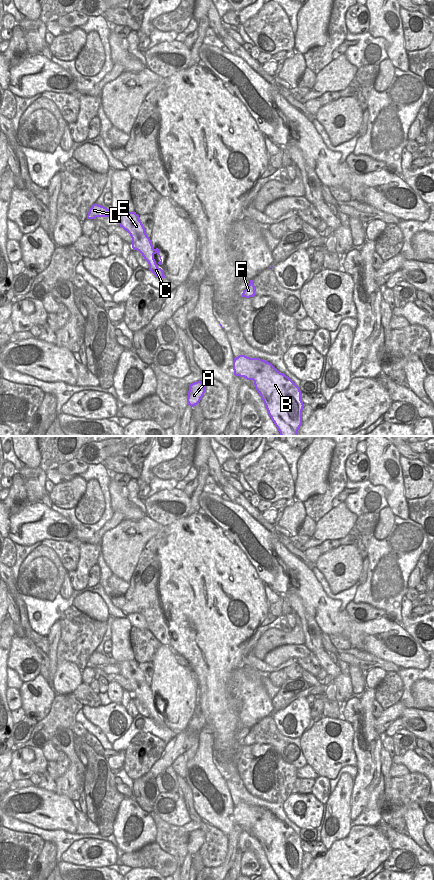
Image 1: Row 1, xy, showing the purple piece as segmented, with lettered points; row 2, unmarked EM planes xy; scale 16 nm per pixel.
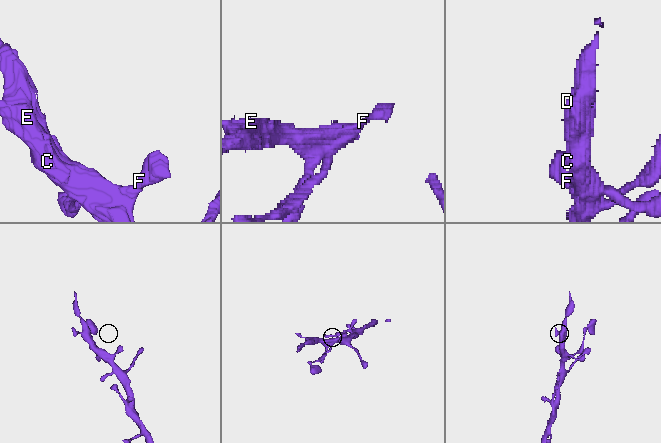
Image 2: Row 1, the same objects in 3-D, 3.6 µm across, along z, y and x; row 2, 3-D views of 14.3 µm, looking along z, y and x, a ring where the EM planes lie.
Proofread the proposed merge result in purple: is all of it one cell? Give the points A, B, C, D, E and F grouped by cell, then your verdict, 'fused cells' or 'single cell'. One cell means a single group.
A B C D E F | single cell

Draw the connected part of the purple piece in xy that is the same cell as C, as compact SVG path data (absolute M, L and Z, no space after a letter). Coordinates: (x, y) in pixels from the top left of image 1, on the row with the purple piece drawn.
M93 204L89 209L87 219L96 219L97 217L114 217L117 216L120 220L120 227L126 230L132 238L133 250L139 251L144 259L149 264L149 270L157 278L166 278L164 272L157 265L162 265L162 259L159 254L159 249L153 248L150 238L145 232L142 222L139 220L139 215L136 212L127 212L117 214L113 209L107 209L104 206Z

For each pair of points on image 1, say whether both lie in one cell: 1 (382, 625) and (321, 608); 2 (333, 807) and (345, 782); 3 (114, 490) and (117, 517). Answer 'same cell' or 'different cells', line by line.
1: same cell
2: same cell
3: different cells

